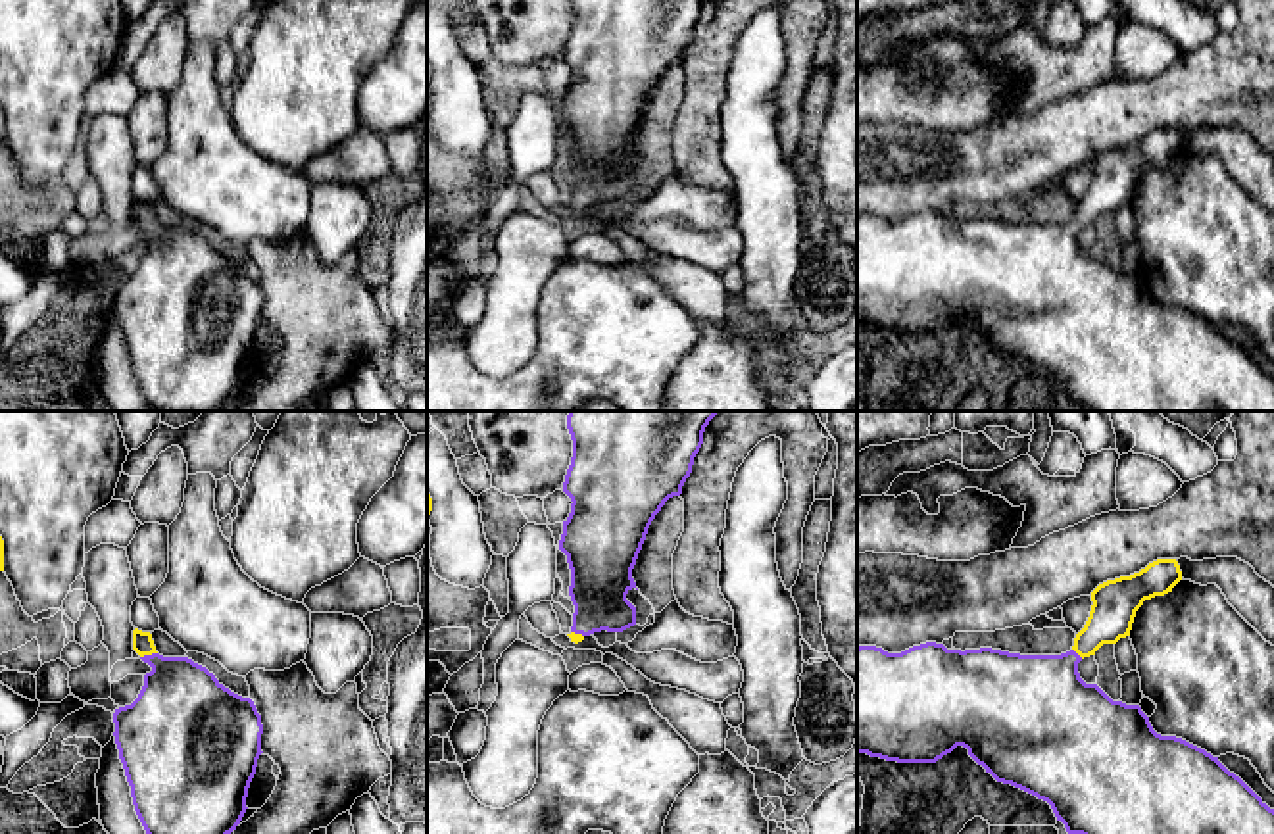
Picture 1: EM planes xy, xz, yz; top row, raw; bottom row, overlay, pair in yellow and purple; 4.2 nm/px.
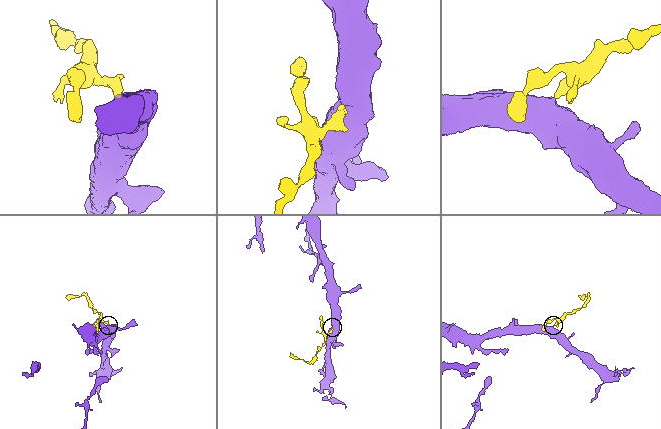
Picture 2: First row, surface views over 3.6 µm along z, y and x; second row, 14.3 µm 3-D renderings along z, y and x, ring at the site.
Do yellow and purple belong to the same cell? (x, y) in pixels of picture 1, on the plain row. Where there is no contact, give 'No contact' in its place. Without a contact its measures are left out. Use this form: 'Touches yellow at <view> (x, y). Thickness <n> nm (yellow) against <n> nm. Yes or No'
Touches yellow at xy (148, 223). Thickness 90 nm (yellow) against 360 nm. Yes

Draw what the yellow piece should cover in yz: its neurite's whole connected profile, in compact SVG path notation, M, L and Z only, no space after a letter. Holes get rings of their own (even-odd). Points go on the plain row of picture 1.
M1157 129L1139 142L1120 146L1099 154L1091 161L1091 181L1084 198L1076 204L1070 221L1061 225L1020 225L992 217L980 219L947 219L943 213L926 211L913 215L901 223L888 223L876 215L857 217L857 323L880 327L897 332L936 332L951 323L957 315L968 319L968 325L986 338L997 352L1020 357L1038 369L1051 375L1057 390L1061 390L1070 405L1082 404L1091 411L1274 411L1274 379L1270 379L1239 346L1230 342L1218 327L1205 319L1176 307L1161 306L1153 300L1149 286L1139 275L1113 271L1097 254L1086 254L1080 248L1078 233L1084 227L1095 225L1103 213L1116 213L1130 206L1136 181L1145 169L1164 165L1182 150L1182 140L1176 129Z

